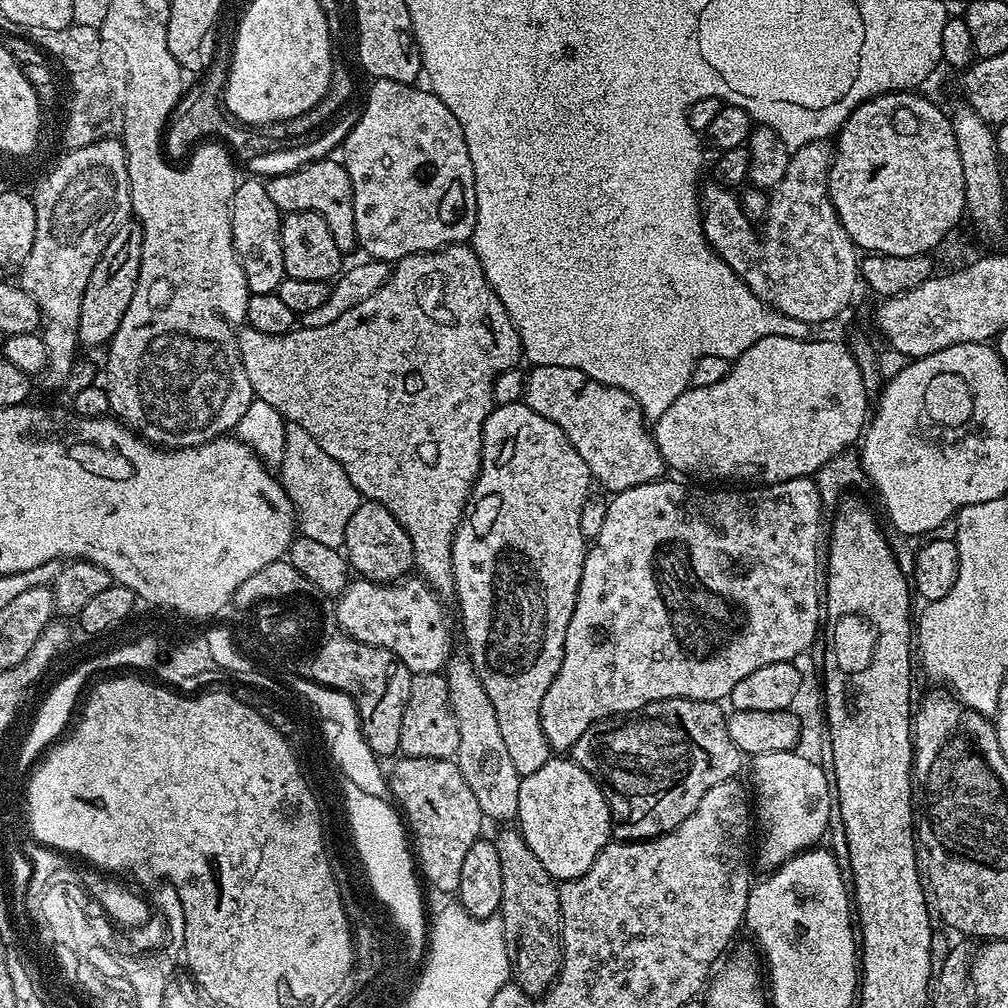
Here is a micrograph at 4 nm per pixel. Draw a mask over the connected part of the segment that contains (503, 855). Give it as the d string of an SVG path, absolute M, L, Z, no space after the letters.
M512 826L499 832L493 839L502 865L502 902L499 916L503 922L512 976L515 983L530 997L547 993L560 974L564 961L564 943L561 942L560 892L557 881L538 861L525 838Z

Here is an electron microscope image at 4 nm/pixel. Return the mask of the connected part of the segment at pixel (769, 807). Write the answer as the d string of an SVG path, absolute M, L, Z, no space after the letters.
M794 750L770 751L753 757L750 762L754 822L758 833L756 864L763 870L775 870L797 853L817 845L834 812L832 784L825 767L823 770L798 753Z

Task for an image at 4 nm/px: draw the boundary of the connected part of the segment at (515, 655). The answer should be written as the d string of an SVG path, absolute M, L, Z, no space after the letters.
M526 403L496 404L484 423L484 446L480 455L480 476L476 479L474 489L474 503L465 511L464 519L456 527L456 538L452 543L452 573L456 582L455 599L460 599L460 616L464 619L464 640L468 643L466 649L473 666L476 667L478 678L490 694L490 703L494 705L494 715L498 718L498 731L502 733L502 742L506 742L506 751L514 762L514 770L518 770L520 776L534 774L550 758L550 749L546 742L546 734L542 734L542 698L546 698L546 690L550 690L550 682L558 674L564 657L564 643L566 642L566 630L570 626L570 618L574 614L578 586L582 578L582 566L586 555L586 541L582 534L580 515L582 506L590 495L590 489L594 481L592 471L582 462L582 454L574 450L574 446L542 414L530 410Z

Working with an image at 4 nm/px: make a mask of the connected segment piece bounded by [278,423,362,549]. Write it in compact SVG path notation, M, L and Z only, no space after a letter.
M287 423L283 458L278 463L281 487L296 509L297 525L301 535L317 542L341 549L346 524L362 502L358 489L350 482L341 464L334 461L302 426Z

